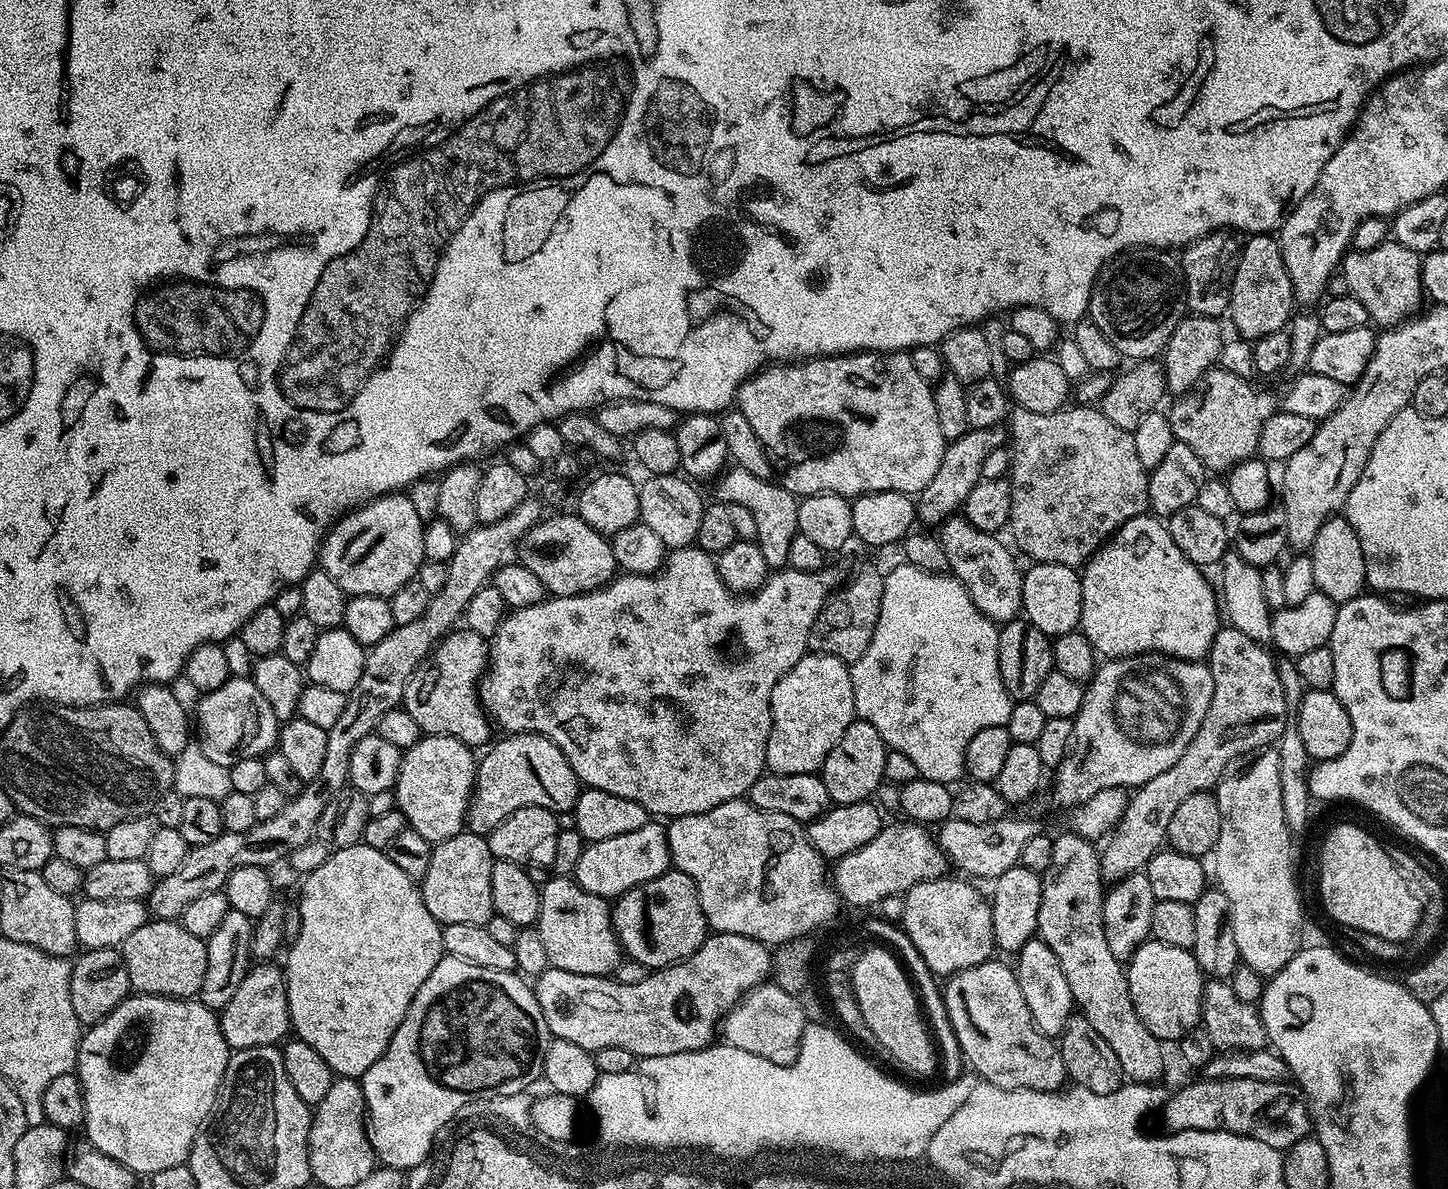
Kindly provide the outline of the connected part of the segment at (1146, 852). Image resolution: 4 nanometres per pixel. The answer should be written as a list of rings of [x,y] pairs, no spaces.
[[[1231,626],[1221,627],[1216,633],[1206,657],[1214,680],[1214,692],[1206,716],[1174,764],[1128,796],[1120,823],[1107,837],[1108,845],[1098,852],[1100,874],[1105,881],[1115,882],[1131,872],[1141,871],[1148,859],[1165,847],[1168,823],[1174,810],[1178,810],[1178,806],[1195,792],[1215,789],[1229,771],[1231,760],[1277,743],[1288,716],[1288,704],[1279,681],[1277,657],[1272,657],[1266,648],[1263,643]]]

